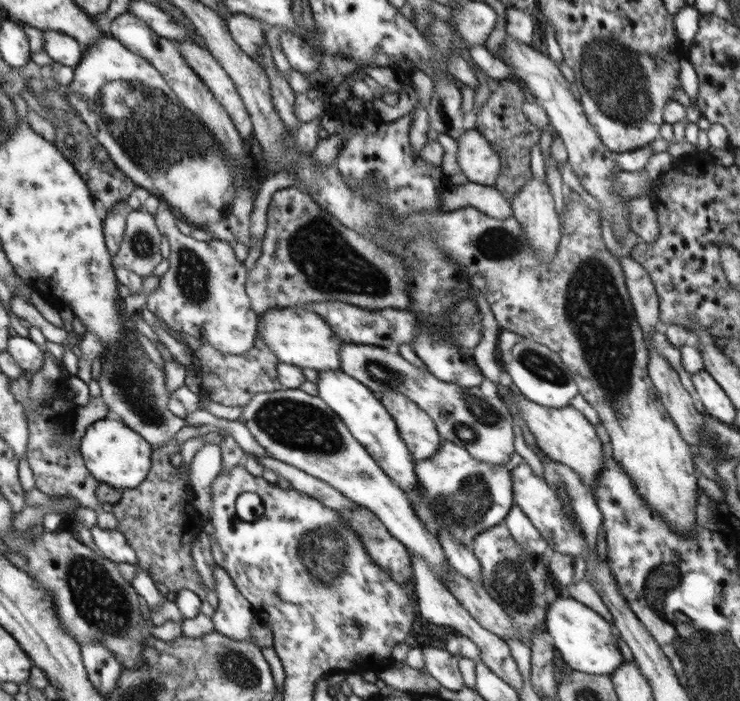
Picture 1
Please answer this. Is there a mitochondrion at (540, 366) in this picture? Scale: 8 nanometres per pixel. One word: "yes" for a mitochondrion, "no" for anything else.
yes

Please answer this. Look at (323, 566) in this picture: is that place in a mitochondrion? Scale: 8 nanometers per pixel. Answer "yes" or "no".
yes

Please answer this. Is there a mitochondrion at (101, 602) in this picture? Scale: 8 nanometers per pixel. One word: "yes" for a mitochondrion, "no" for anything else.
yes

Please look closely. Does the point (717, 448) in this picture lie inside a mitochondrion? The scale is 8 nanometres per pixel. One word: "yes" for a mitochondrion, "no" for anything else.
yes

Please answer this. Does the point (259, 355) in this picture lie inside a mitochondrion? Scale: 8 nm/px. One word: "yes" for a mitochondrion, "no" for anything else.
no

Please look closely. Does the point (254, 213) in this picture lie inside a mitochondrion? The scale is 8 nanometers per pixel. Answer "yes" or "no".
no

